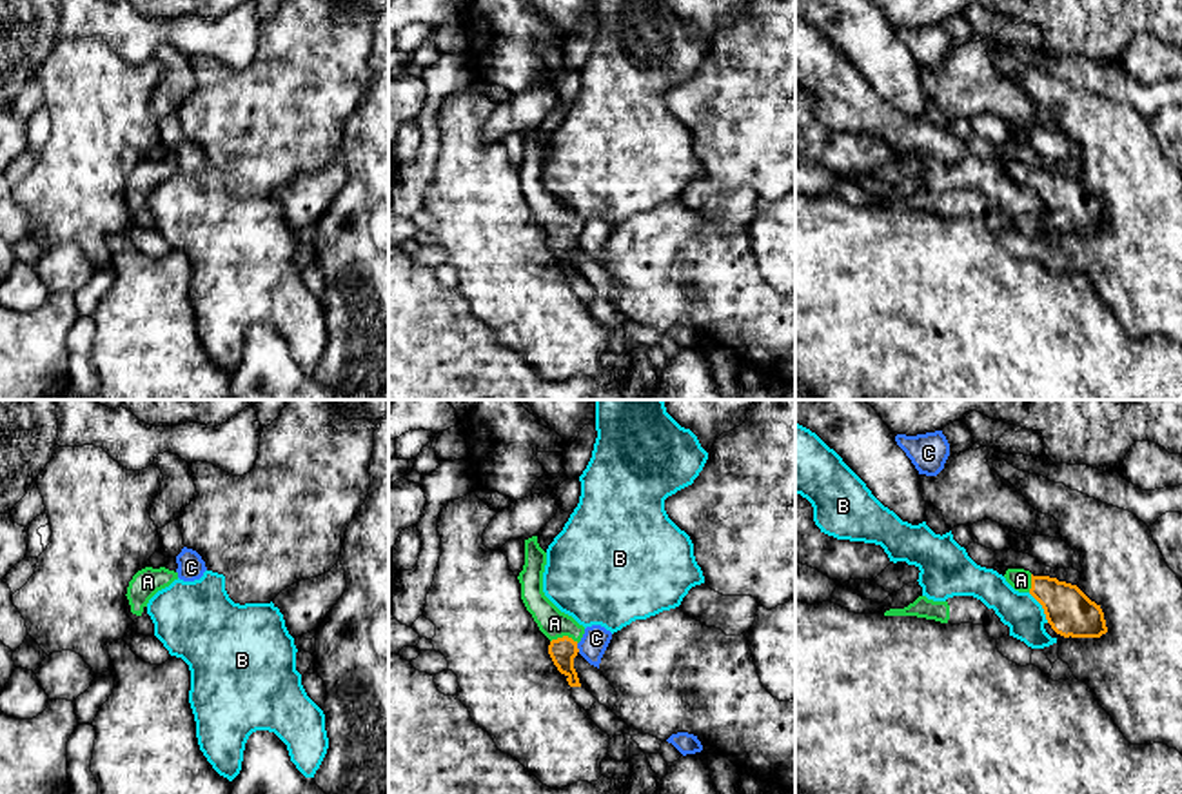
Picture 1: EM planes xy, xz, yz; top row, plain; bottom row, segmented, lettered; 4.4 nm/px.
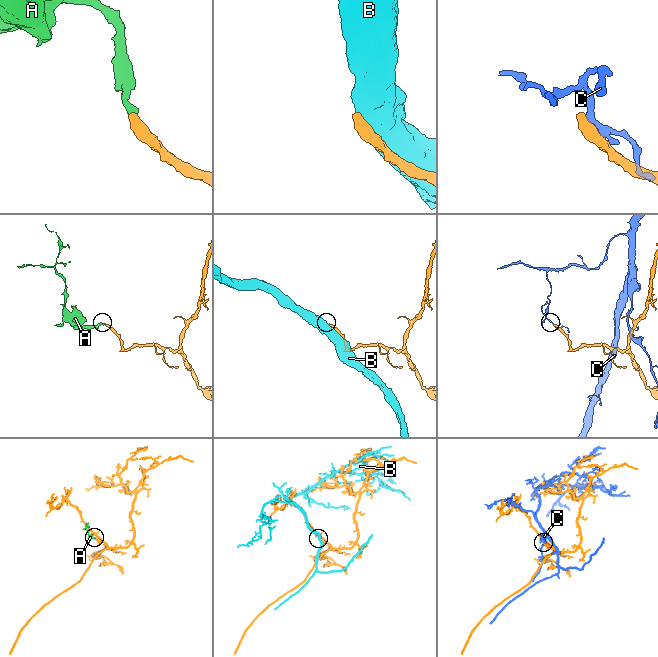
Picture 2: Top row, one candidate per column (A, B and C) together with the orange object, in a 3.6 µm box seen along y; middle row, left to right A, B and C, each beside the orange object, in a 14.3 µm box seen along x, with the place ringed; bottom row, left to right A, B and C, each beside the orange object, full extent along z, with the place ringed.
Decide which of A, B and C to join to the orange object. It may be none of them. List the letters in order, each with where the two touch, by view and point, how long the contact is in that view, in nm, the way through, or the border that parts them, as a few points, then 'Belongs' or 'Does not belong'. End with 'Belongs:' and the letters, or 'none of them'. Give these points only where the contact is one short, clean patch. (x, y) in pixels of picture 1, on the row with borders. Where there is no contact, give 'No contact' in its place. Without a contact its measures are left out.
A: Touches orange at xz (565, 636). Shared border 130 nm. Path across: xz (561, 651), (565, 636), (554, 624). Belongs
B: Touches orange at yz (1043, 607). Shared border 160 nm. Does not belong
C: Touches orange at xz (576, 647). Shared border 40 nm. Does not belong
Belongs: A

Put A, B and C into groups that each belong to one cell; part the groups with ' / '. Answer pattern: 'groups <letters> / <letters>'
groups A / B / C

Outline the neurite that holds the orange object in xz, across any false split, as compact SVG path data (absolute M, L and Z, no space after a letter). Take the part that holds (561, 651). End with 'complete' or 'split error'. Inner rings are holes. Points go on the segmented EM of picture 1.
M537 536L525 540L525 565L517 580L521 583L521 600L532 614L539 630L550 640L548 654L561 674L566 676L570 687L581 687L574 669L577 643L585 634L585 627L572 616L561 612L543 592L543 572L547 552L539 547Z; split error

